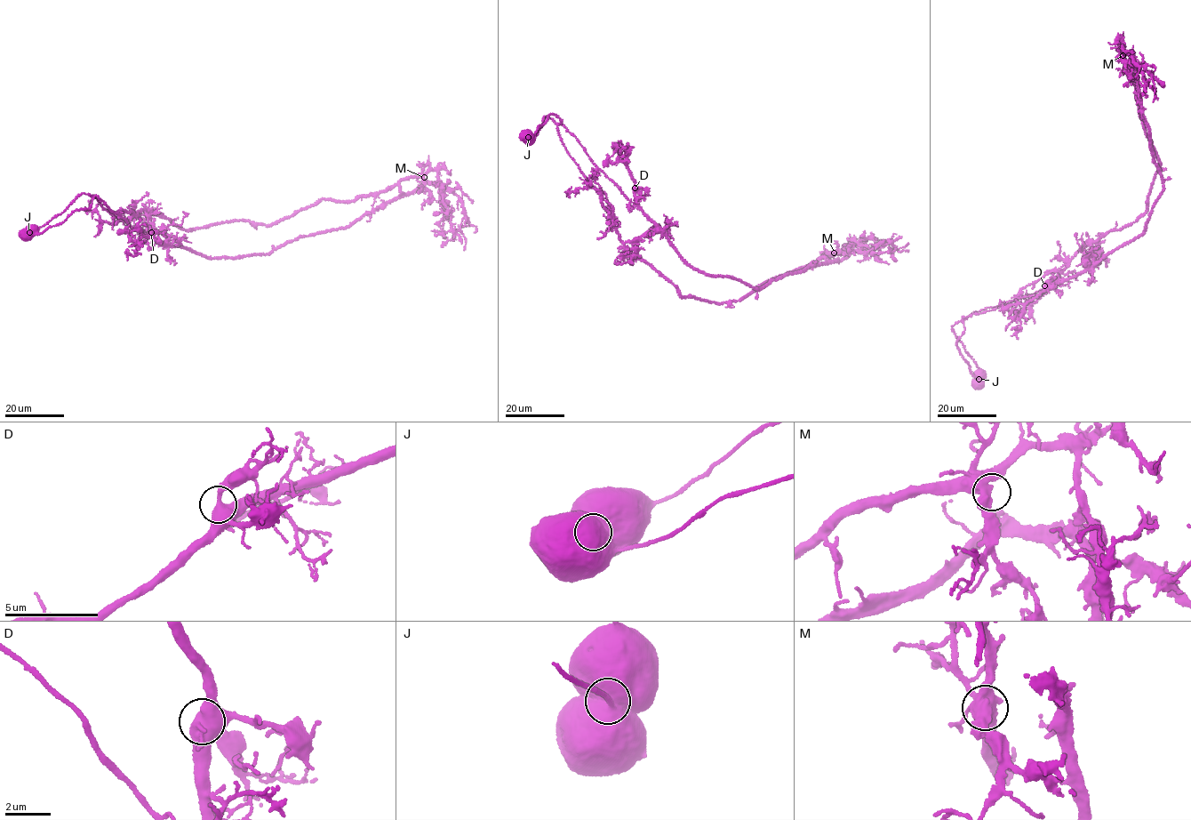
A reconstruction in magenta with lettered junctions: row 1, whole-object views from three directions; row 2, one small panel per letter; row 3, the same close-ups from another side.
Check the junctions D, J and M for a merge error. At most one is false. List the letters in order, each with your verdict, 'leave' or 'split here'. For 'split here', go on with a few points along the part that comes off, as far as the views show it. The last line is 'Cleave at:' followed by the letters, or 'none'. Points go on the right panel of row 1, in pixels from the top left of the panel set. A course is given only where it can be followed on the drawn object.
D: leave
J: split here; foreign part runs (979, 379), (952, 326), (1048, 286), (1076, 253), (1147, 209), (1161, 164), (1123, 43), (1127, 87)
M: leave
Cleave at: J

